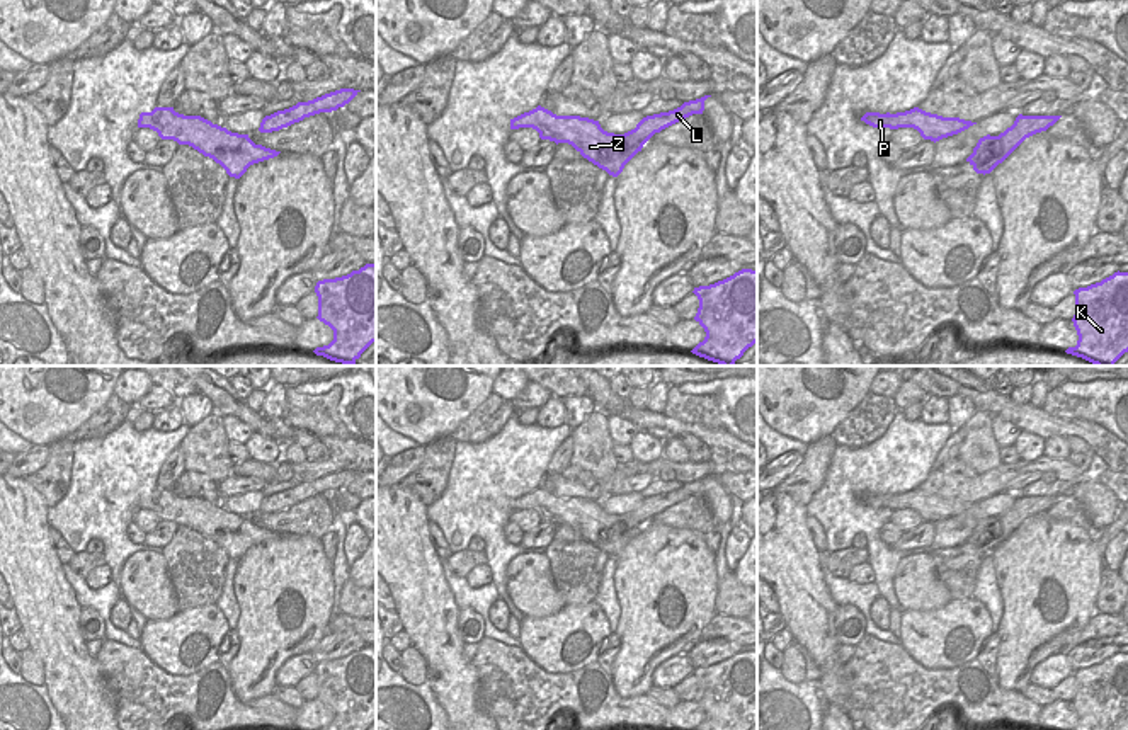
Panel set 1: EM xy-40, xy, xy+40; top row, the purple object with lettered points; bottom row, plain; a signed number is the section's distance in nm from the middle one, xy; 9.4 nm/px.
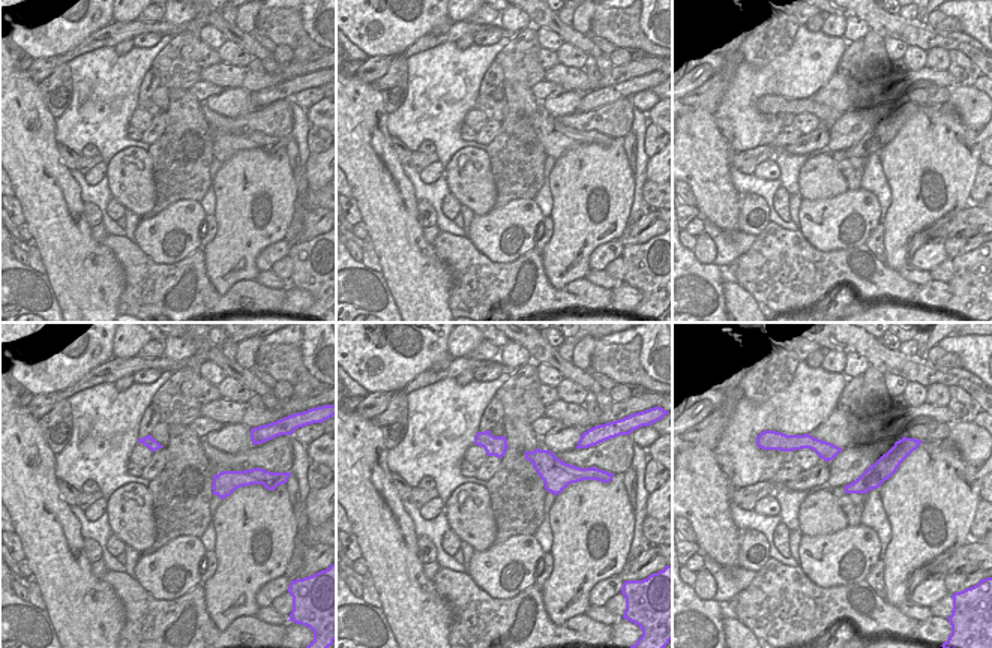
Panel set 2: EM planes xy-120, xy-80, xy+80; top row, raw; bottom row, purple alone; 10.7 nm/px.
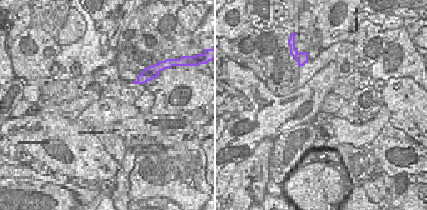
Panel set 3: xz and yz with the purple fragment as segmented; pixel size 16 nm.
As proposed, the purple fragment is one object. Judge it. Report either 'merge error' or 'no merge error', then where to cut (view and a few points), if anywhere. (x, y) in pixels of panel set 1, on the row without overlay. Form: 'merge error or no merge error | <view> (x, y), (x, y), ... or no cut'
merge error | xy+40 (1001, 518), (997, 535), (984, 531), (977, 543), (970, 543)

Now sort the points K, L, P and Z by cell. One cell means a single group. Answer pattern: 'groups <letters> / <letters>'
groups K P Z / L

